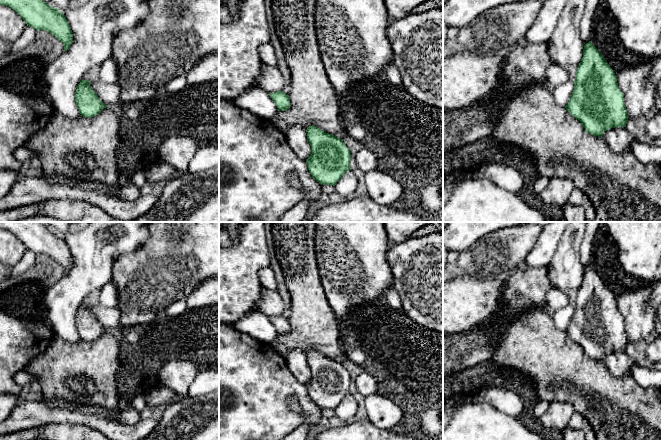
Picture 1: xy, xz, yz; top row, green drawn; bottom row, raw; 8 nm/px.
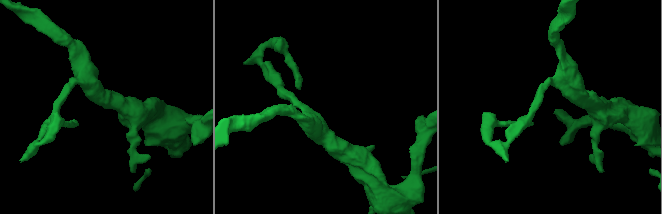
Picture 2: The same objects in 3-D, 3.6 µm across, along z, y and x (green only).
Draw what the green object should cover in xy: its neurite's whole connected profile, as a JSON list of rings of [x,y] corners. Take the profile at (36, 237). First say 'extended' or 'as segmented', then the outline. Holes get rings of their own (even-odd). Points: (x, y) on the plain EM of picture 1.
as segmented | [[[0,222],[0,228],[11,231],[37,255],[45,254],[54,259],[64,268],[64,276],[71,270],[73,258],[65,239],[41,222]]]

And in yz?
as segmented | [[[591,265],[584,269],[583,281],[576,296],[574,314],[565,332],[582,347],[587,357],[594,360],[602,361],[604,356],[611,352],[626,351],[628,339],[617,300]]]

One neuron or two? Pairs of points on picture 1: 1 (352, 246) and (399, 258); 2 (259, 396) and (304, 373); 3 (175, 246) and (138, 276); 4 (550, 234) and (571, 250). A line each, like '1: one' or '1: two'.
1: two
2: two
3: one
4: two

